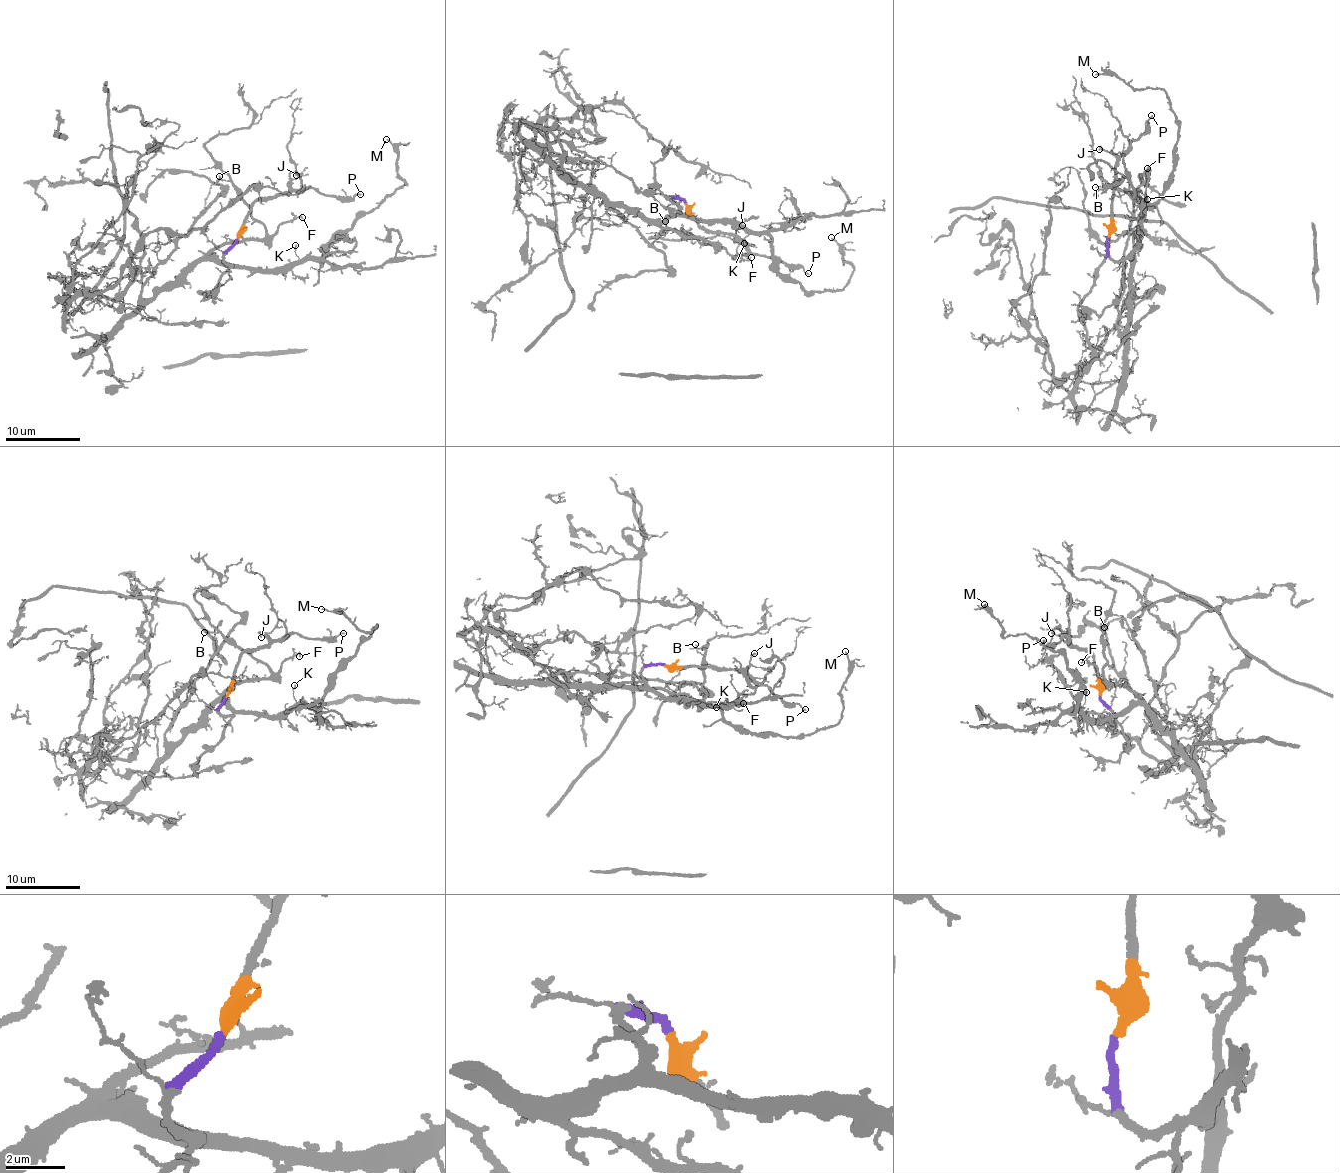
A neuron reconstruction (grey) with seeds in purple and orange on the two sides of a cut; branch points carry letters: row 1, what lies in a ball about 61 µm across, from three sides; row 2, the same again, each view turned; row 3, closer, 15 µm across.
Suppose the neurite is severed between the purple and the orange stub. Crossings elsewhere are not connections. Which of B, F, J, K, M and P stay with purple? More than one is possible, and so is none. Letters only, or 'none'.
B, F, K, M

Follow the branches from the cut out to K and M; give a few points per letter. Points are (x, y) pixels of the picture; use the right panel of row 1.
K: (1109, 236), (1106, 250), (1112, 257), (1121, 259), (1129, 254), (1137, 244), (1138, 221), (1146, 211), (1148, 198)
M: (1109, 236), (1106, 250), (1118, 260), (1137, 244), (1145, 206), (1173, 170), (1178, 124), (1164, 91), (1094, 75)

